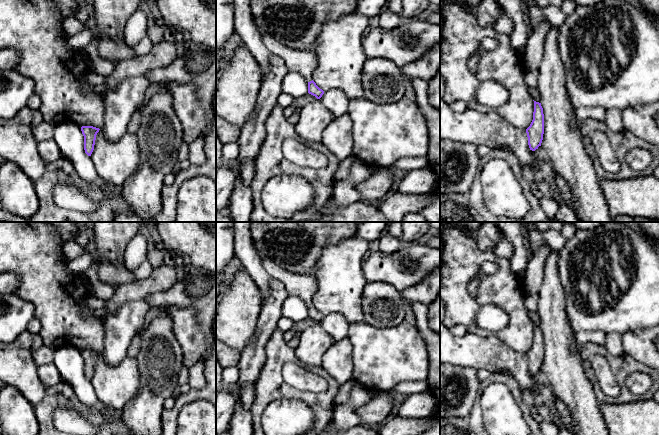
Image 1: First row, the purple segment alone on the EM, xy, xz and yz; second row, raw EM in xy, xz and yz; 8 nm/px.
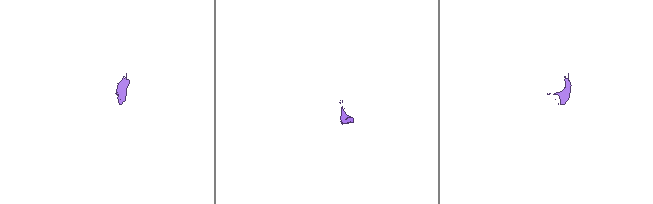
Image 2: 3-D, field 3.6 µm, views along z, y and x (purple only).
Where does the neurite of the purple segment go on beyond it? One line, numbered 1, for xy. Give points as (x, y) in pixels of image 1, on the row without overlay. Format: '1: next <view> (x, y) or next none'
1: next none

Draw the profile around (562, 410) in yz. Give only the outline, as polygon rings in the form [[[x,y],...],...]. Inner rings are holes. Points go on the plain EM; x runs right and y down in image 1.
[[[554,397],[553,404],[556,407],[562,426],[573,432],[573,422],[568,407],[556,397]]]

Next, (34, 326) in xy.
[[[35,317],[32,318],[27,326],[27,330],[32,334],[37,334],[39,333],[40,329],[41,324],[39,323],[38,319],[36,319]]]

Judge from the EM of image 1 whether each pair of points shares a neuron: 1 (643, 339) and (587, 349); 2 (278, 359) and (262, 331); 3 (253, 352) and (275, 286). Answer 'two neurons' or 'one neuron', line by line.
1: two neurons
2: two neurons
3: one neuron

